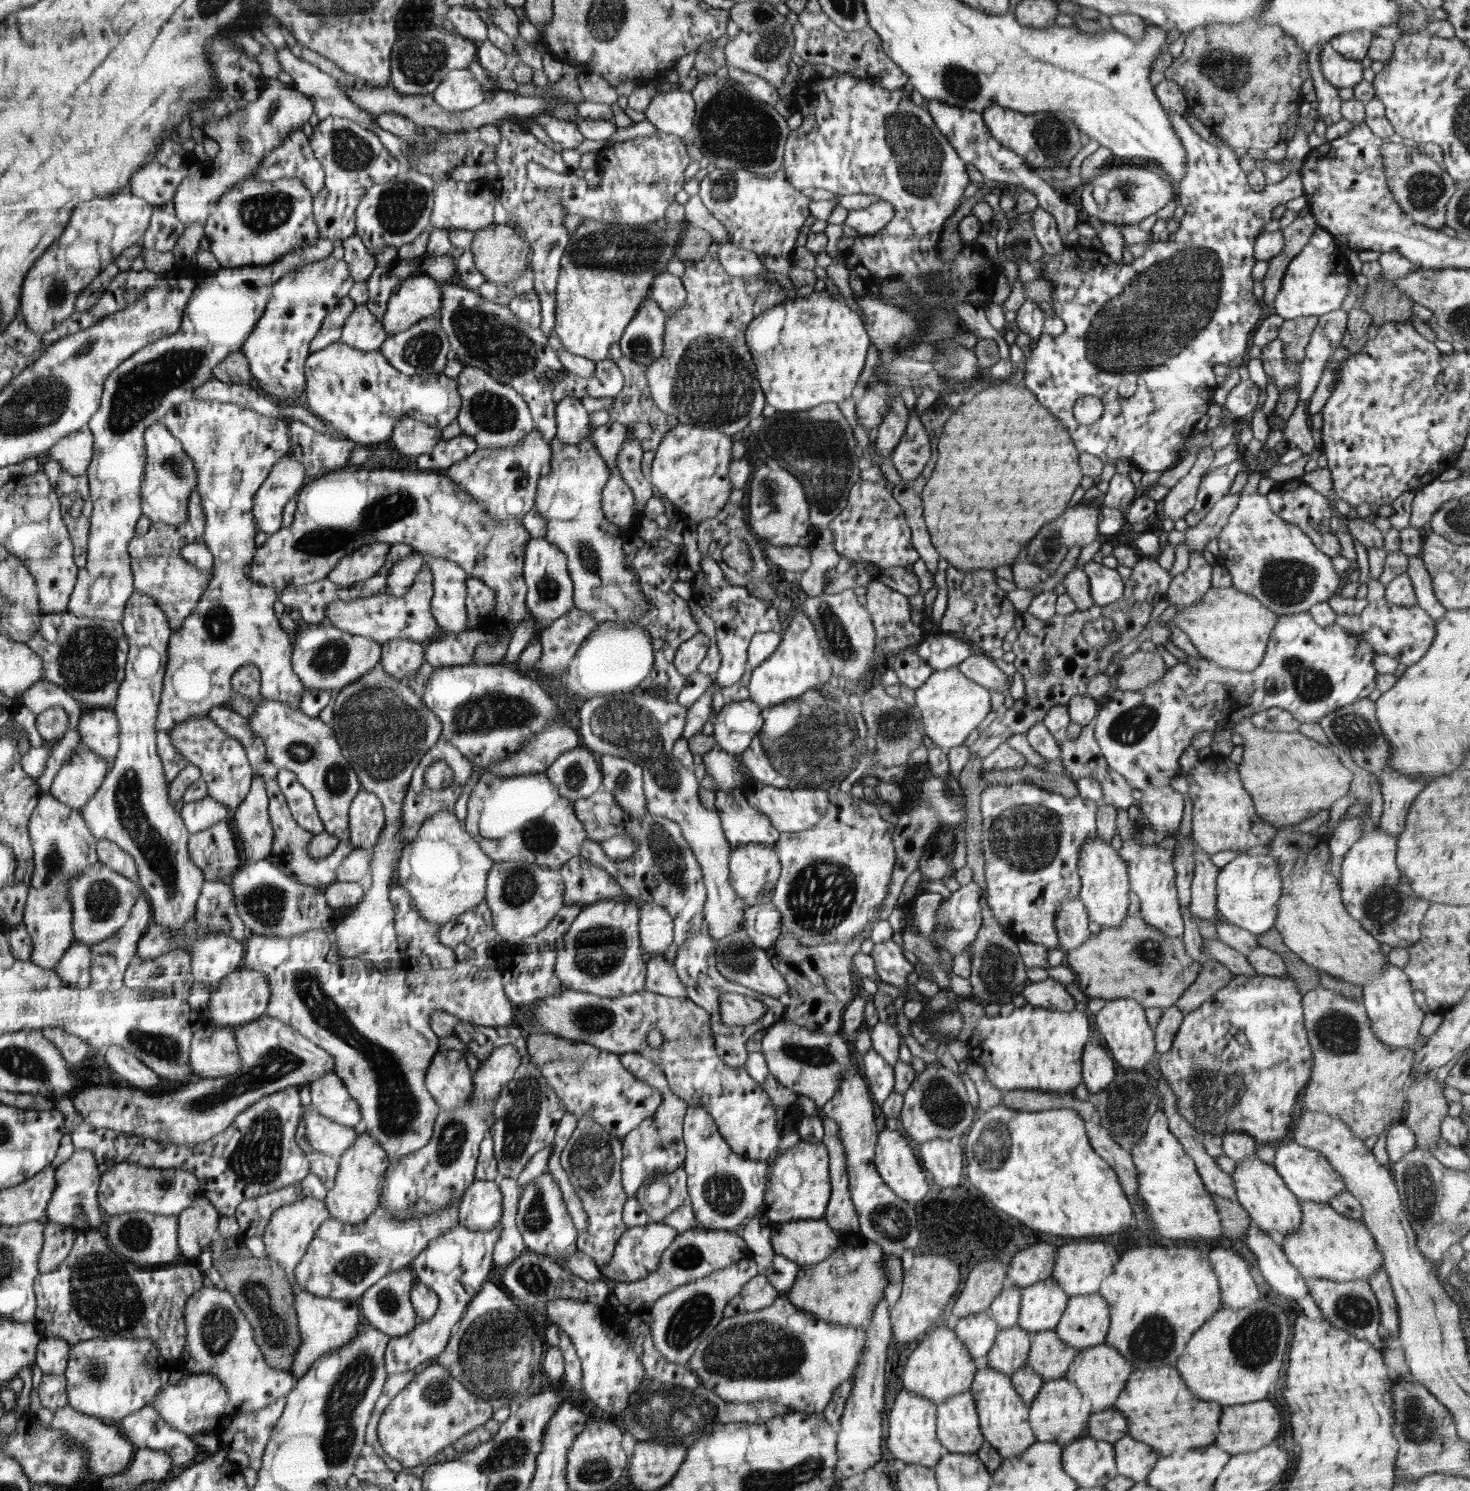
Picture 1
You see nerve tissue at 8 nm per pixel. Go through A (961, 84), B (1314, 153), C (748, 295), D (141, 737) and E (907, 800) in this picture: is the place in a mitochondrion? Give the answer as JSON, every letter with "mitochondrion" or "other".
{"A":"mitochondrion","B":"other","C":"other","D":"other","E":"other"}

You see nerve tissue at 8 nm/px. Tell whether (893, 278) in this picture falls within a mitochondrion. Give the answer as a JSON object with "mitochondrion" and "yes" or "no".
{"mitochondrion":"no"}

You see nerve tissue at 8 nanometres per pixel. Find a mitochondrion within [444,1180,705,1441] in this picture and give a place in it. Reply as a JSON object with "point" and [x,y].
{"point":[498,1355]}

